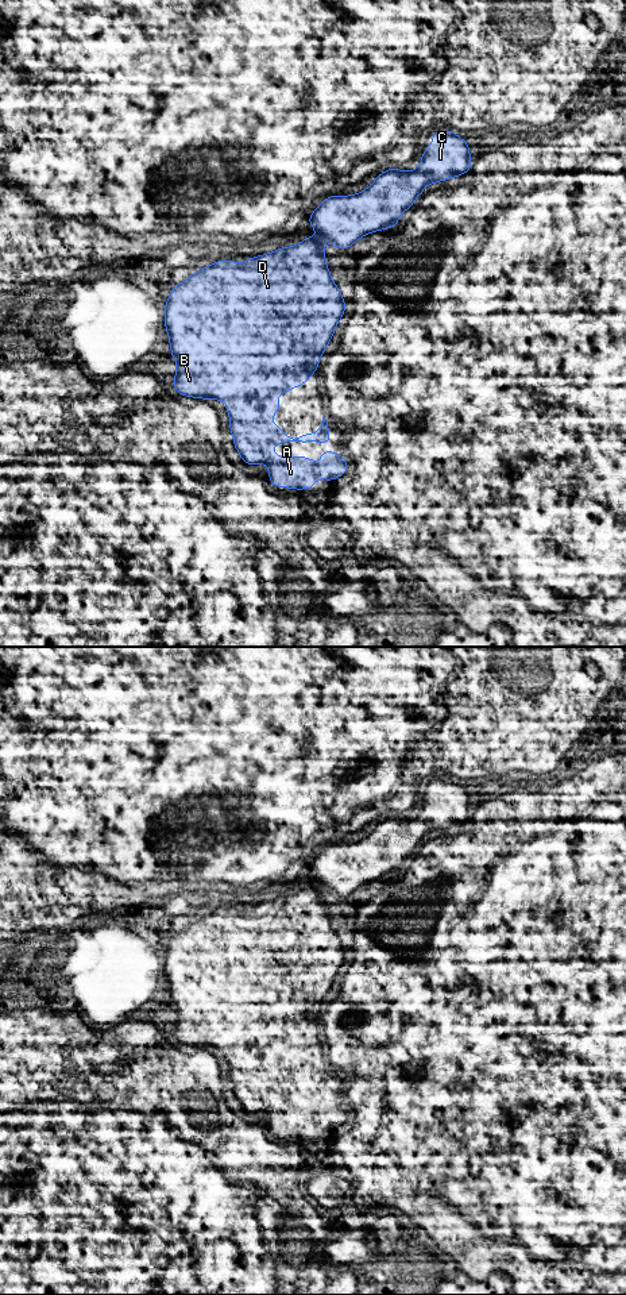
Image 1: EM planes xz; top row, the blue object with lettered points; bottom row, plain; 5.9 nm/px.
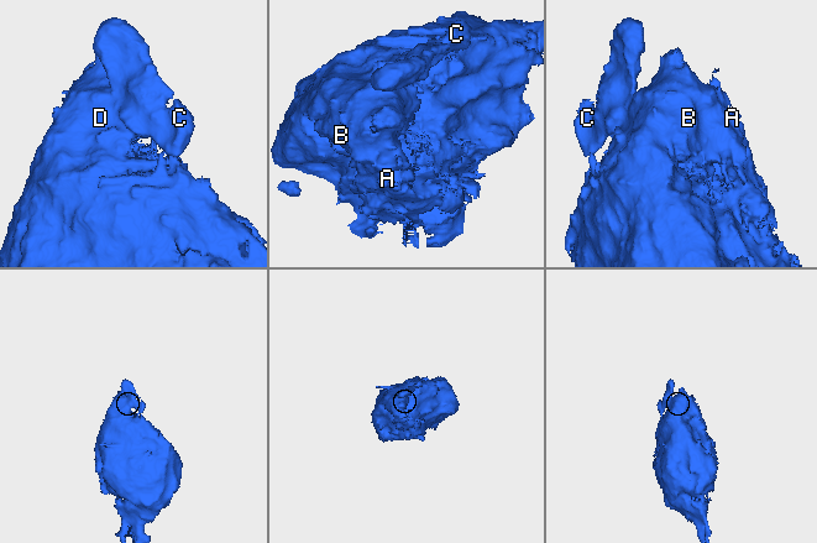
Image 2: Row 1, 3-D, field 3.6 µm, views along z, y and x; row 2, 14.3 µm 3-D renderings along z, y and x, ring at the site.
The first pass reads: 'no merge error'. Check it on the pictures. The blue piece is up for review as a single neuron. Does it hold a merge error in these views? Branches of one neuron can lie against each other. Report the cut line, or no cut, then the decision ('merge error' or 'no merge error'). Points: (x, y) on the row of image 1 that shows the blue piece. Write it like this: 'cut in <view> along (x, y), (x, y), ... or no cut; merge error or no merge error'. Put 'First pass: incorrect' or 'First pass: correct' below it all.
no cut; no merge error
First pass: correct

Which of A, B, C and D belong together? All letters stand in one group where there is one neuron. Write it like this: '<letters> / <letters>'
A B C D

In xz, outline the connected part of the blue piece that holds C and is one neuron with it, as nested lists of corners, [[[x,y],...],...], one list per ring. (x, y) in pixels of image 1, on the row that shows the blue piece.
[[[434,131],[417,170],[390,167],[358,194],[328,196],[308,220],[317,231],[316,238],[308,236],[295,246],[279,247],[243,263],[217,261],[173,286],[163,308],[171,356],[177,362],[173,388],[185,397],[225,401],[235,448],[247,465],[266,463],[273,486],[310,492],[317,479],[333,481],[348,471],[345,458],[332,451],[322,451],[318,463],[308,456],[273,454],[278,443],[331,443],[325,417],[318,432],[297,438],[285,435],[270,419],[281,406],[277,396],[304,386],[316,373],[345,312],[345,300],[325,263],[322,243],[344,250],[364,235],[390,230],[426,185],[471,171],[471,162],[470,144],[455,131]]]

